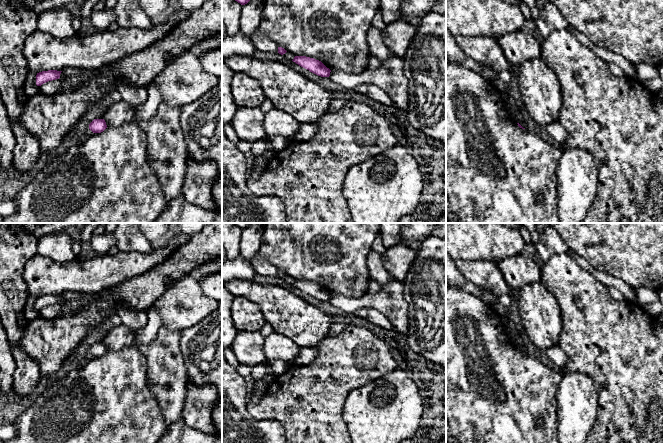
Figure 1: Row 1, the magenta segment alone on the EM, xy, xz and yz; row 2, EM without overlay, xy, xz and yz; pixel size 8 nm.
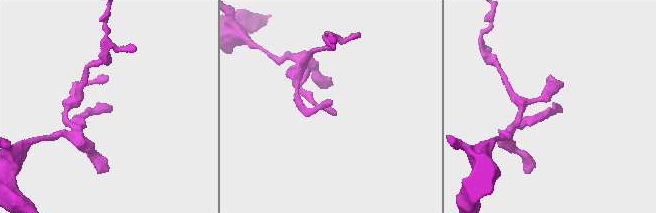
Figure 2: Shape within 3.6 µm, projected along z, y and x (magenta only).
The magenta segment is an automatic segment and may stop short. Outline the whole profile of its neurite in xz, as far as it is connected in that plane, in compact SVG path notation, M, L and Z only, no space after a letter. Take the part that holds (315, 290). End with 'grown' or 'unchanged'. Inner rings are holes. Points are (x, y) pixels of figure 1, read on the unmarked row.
M295 280L292 285L318 300L330 300L331 294L327 292L321 285L316 284L314 282L306 280Z; unchanged

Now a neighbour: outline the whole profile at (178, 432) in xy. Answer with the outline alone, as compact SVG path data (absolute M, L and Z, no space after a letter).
M180 420L171 423L156 443L222 443L222 439L191 428Z

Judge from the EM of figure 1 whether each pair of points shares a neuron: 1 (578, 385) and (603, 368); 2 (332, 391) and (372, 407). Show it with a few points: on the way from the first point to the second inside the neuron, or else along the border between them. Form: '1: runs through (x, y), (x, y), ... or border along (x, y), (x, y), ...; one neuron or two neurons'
1: border along (565, 371), (584, 373), (592, 381), (599, 398); two neurons
2: border along (366, 383), (348, 394), (343, 407), (343, 420); two neurons

